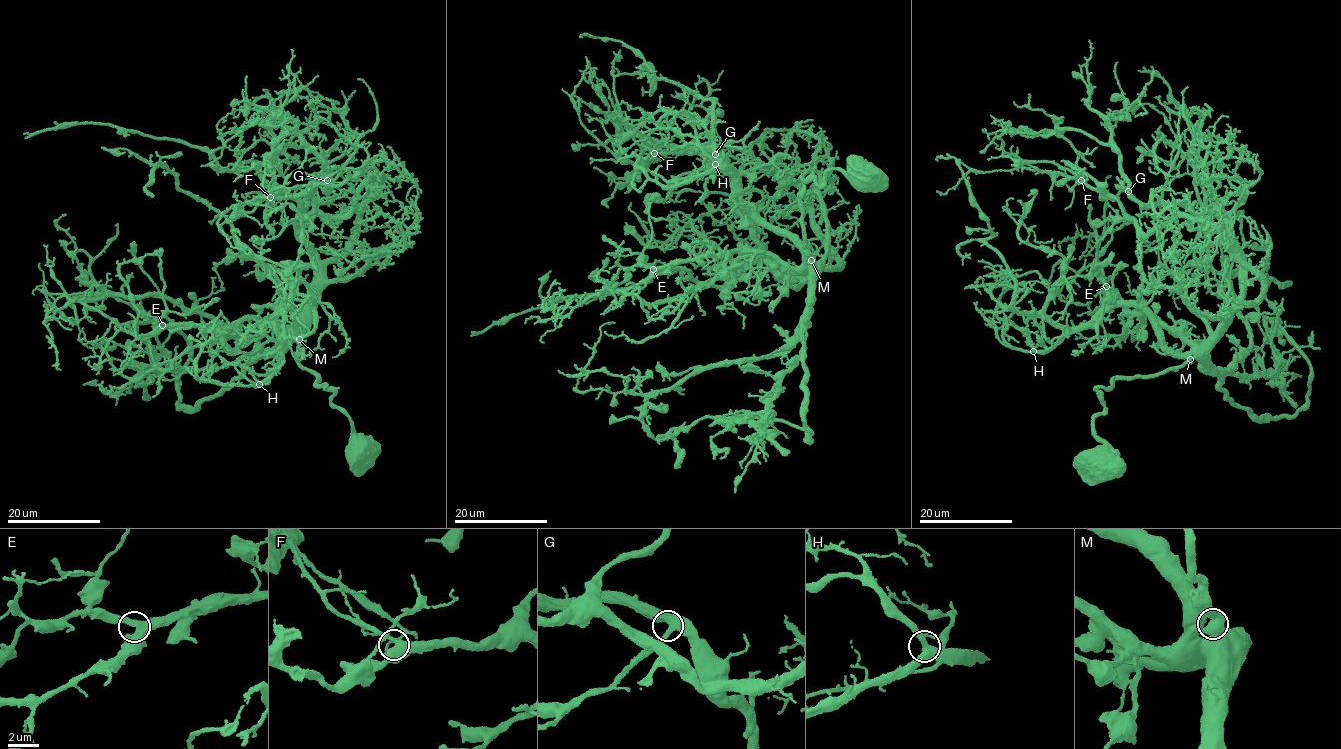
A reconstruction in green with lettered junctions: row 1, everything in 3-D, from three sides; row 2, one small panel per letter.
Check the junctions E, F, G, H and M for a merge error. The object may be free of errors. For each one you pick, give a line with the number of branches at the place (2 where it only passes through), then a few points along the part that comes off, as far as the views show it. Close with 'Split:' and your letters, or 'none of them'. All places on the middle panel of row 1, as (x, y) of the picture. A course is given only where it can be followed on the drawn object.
Split: none of them

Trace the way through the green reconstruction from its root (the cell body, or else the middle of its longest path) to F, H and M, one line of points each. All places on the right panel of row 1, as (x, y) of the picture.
F: (1102, 466), (1097, 388), (1187, 361), (1262, 280), (1202, 219), (1177, 215), (1144, 235), (1081, 180)
H: (1102, 466), (1097, 388), (1186, 359), (1166, 346), (1157, 322), (1123, 305), (1033, 351)
M: (1102, 466), (1103, 441), (1092, 424), (1103, 408), (1097, 388), (1189, 359)

